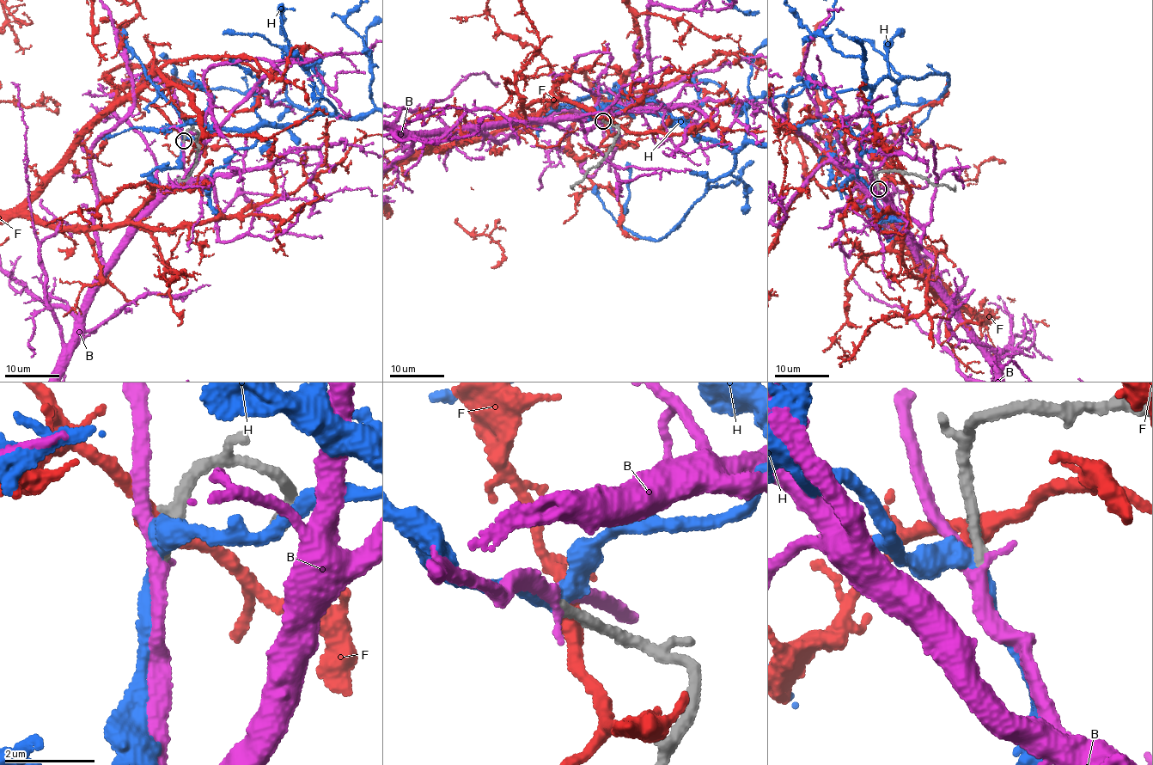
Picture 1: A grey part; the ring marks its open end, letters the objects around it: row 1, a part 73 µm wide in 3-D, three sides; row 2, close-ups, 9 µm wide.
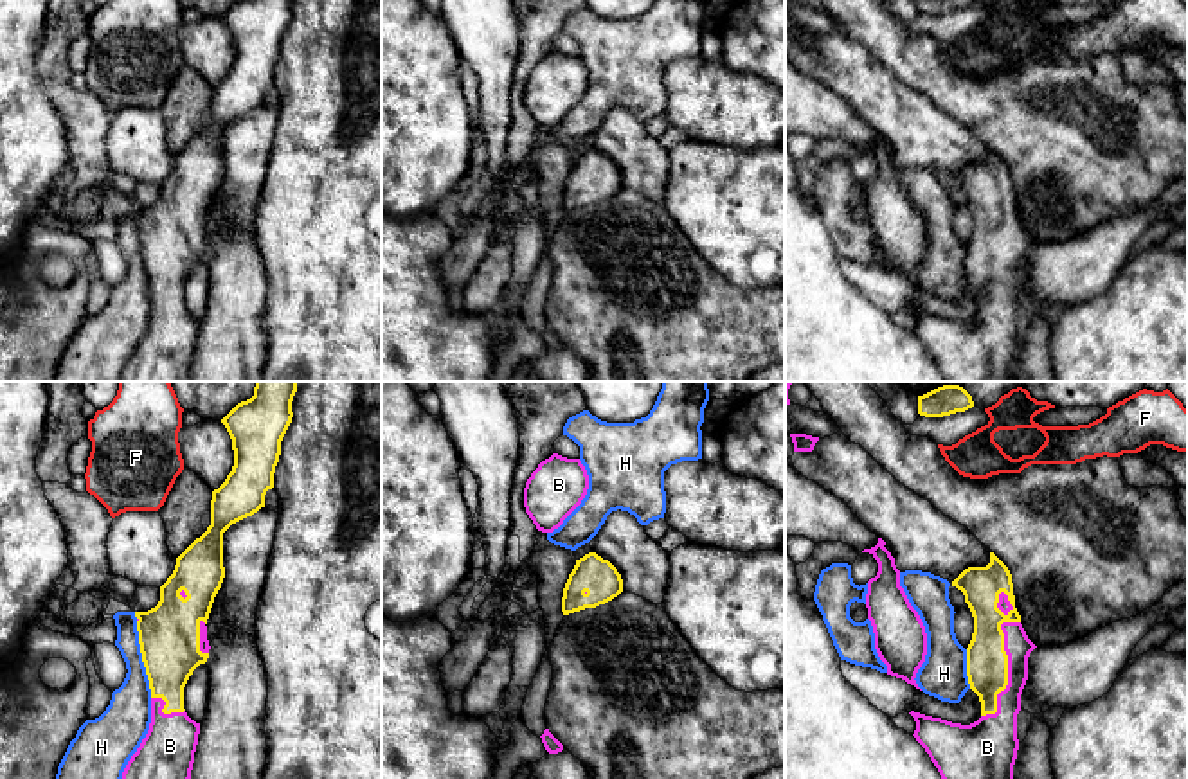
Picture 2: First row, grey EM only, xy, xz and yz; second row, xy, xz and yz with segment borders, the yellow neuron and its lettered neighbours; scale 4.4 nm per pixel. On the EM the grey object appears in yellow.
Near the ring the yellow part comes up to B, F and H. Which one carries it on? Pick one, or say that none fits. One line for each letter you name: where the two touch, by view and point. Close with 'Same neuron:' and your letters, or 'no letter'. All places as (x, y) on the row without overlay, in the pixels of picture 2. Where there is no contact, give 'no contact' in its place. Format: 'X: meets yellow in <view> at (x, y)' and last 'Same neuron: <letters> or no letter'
B: meets yellow in yz at (1007, 263)
Same neuron: B

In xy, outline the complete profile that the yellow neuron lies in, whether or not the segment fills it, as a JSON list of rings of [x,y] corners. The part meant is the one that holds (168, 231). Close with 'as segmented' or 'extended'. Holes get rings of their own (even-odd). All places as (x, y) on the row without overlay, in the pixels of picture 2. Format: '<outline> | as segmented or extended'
[[[238,0],[223,16],[234,47],[234,63],[225,79],[212,88],[211,122],[178,155],[173,171],[160,184],[160,198],[148,209],[135,209],[142,259],[151,286],[151,320],[146,335],[128,358],[121,381],[189,381],[198,342],[200,320],[184,306],[184,284],[193,268],[209,255],[207,216],[225,175],[223,130],[236,119],[265,104],[265,92],[274,85],[274,70],[281,52],[281,38],[292,20],[292,0]]] | extended

